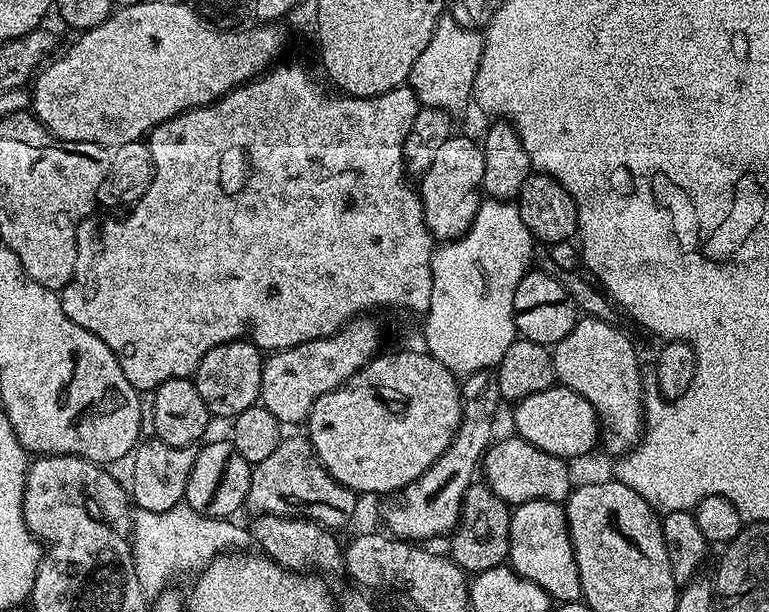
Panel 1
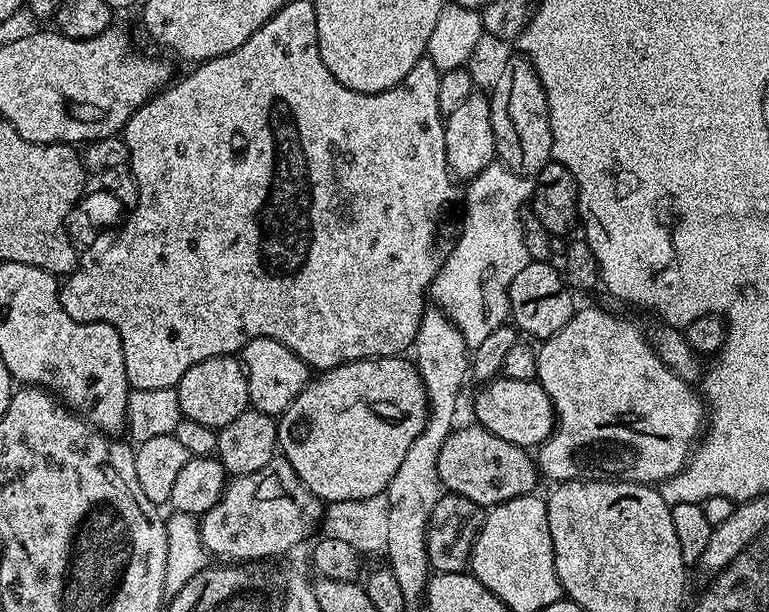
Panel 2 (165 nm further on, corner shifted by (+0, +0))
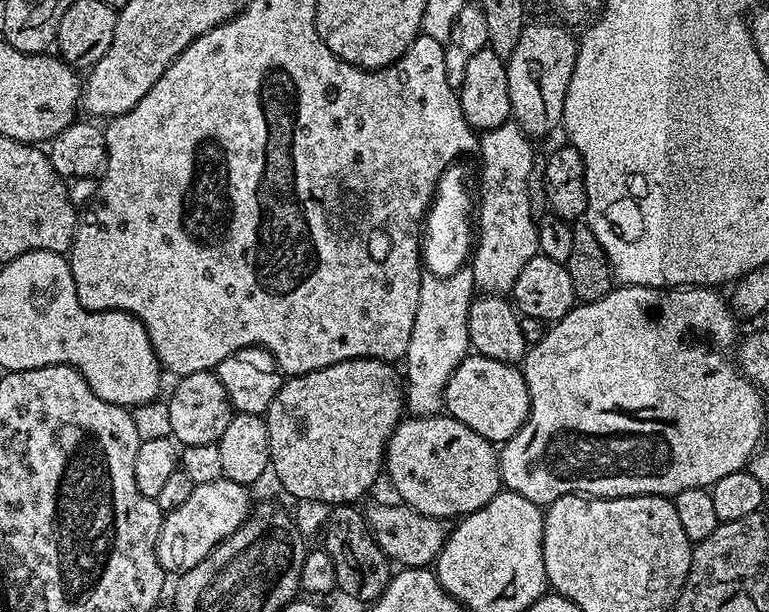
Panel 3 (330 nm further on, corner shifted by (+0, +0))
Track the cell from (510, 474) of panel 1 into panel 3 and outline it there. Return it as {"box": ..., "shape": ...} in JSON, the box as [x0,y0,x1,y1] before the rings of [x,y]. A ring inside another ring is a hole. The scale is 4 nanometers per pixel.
{"box":[384,414,502,516],"shape":[[[447,414],[401,419],[388,441],[384,468],[401,501],[427,516],[469,516],[502,490],[497,445]]]}

